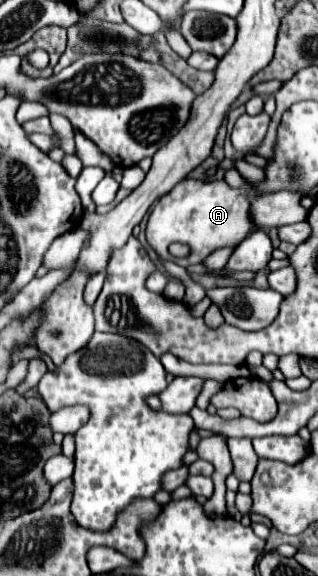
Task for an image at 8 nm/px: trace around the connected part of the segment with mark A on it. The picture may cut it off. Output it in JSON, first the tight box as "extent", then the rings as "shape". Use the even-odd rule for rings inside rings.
{"extent":[145,177,255,267],"shape":[[[185,177],[167,195],[163,195],[151,209],[147,219],[145,239],[151,245],[151,249],[155,249],[163,259],[175,261],[181,267],[189,267],[201,263],[215,249],[237,245],[253,231],[255,225],[251,225],[251,201],[243,191],[229,187],[221,179],[199,181]],[[171,243],[189,245],[189,255],[173,257],[169,253]]]}

